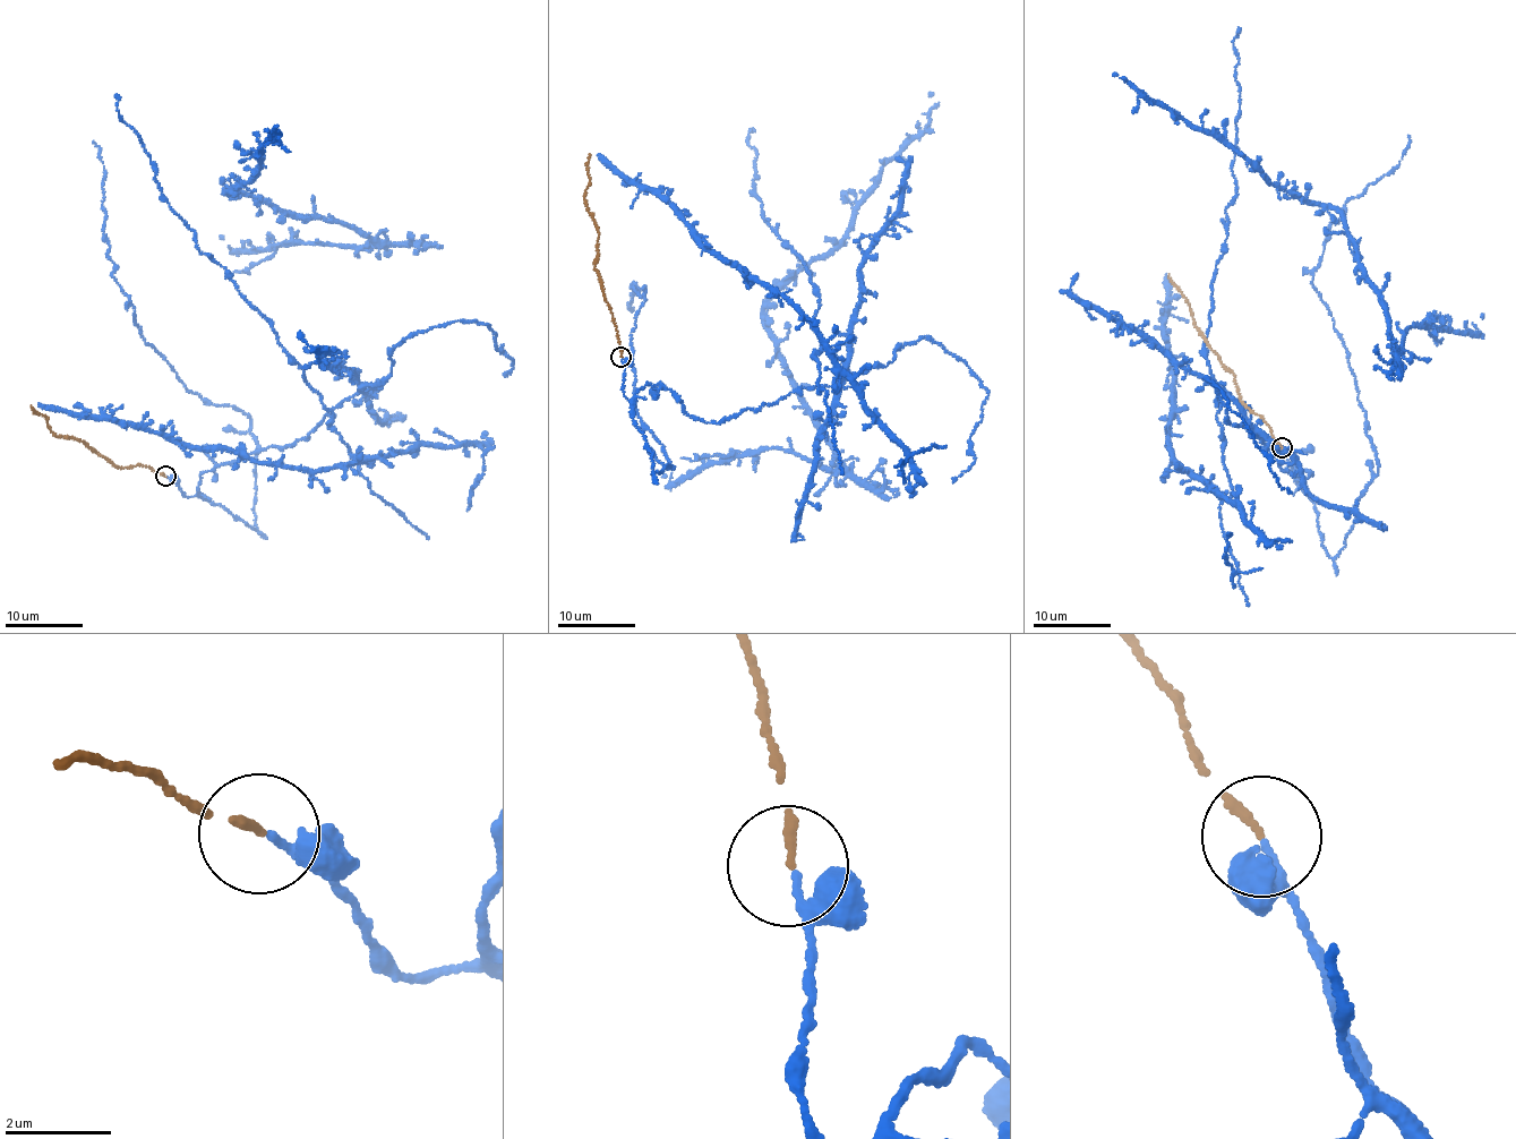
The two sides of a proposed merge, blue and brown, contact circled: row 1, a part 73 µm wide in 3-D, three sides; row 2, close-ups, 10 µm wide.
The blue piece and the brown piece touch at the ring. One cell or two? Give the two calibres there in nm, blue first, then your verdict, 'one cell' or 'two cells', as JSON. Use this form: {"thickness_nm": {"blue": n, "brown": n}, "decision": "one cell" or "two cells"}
{"thickness_nm": {"blue": 130, "brown": 160}, "decision": "one cell"}

